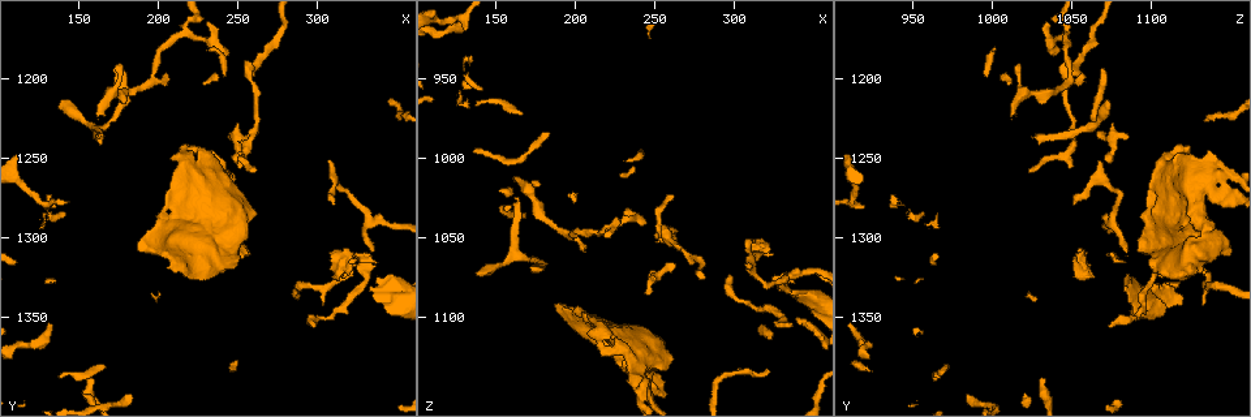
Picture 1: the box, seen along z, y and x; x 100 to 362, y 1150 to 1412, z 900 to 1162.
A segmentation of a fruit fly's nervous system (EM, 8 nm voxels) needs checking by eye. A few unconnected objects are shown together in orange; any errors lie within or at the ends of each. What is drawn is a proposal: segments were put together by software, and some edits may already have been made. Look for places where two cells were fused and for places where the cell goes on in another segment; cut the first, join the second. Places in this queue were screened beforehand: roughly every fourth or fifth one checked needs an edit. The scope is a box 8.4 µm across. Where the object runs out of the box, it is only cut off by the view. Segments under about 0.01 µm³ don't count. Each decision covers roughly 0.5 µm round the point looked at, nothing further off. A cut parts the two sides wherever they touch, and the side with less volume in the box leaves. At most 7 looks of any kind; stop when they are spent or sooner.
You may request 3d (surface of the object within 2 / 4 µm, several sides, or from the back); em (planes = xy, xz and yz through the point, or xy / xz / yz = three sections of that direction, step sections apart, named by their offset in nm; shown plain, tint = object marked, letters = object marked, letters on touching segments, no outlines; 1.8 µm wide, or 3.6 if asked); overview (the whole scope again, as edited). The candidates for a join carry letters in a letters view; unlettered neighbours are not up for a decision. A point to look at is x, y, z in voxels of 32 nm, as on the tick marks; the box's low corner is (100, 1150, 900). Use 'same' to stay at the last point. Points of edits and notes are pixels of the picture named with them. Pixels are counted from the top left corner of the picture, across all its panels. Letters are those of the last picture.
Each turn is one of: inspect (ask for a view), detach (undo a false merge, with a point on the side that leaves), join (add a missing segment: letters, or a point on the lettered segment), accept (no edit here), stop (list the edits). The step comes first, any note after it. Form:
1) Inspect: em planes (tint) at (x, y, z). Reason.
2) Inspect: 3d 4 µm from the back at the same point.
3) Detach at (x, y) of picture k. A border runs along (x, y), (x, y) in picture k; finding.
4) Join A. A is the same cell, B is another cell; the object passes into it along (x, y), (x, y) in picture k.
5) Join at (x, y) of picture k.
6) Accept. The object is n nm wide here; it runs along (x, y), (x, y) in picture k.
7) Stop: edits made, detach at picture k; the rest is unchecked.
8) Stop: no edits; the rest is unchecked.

Inspect: em planes (tint) at (206, 1270, 1100). An open end.

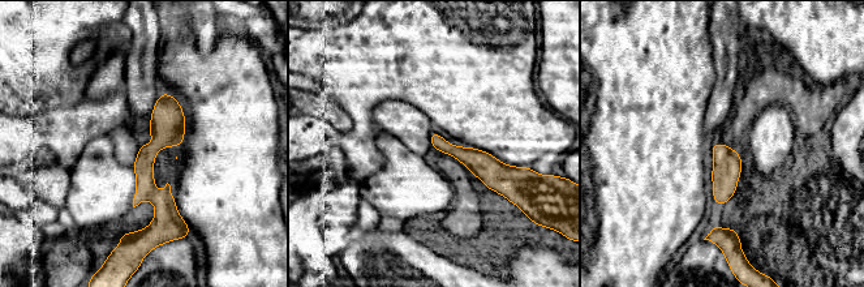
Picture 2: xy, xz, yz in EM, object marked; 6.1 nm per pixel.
Inspect: em planes (letters) at the same point.

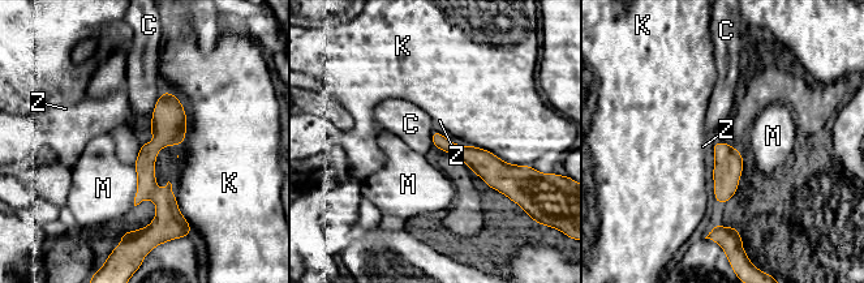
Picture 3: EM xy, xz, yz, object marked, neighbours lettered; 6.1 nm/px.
Accept. The longest contact is with K, 380 nm; C, K, M and Z are other cells; it runs along (164, 94), (164, 137), (147, 154), (158, 222) in picture 3; no lettered segment goes on from it.

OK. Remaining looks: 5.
Inspect: 3d 2 µm from the back at (244, 1272, 1138).

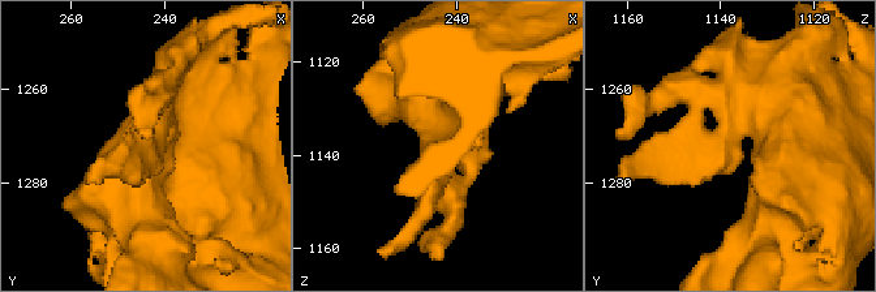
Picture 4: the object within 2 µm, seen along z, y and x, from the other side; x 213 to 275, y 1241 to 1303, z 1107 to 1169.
Inspect: em xy step 16 (plain) at (243, 1272, 1139). Need the tissue.

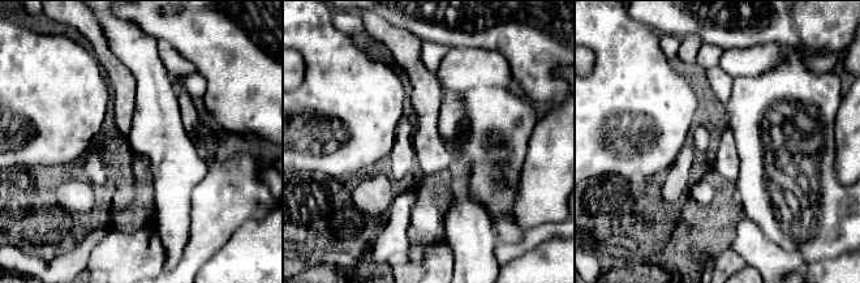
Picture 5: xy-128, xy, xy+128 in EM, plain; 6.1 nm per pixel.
Inspect: em xy step 16 (letters) at the same point. What lies round it.

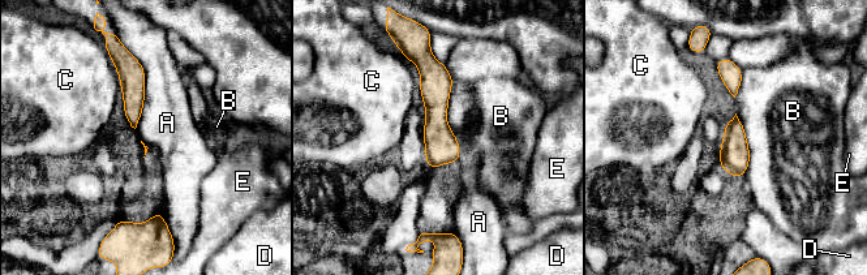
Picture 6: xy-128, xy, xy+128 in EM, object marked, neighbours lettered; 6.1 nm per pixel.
Accept. A, B, C, D and E are other cells; one cell here.

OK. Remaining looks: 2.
Inspect: em xz step 4 (letters) at (174, 1192, 1014). Branch stops here.

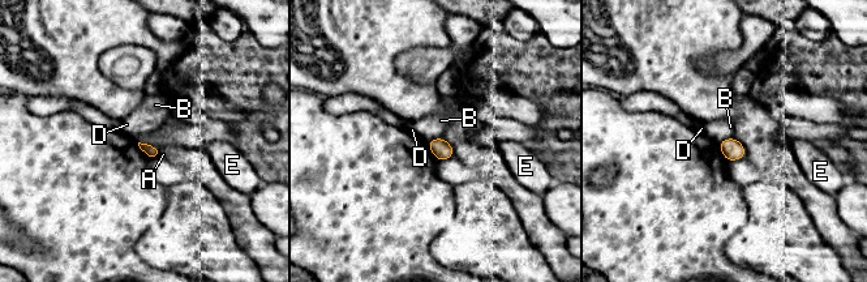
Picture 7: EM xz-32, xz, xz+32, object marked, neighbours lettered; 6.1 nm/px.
Inspect: em planes (letters) at the same point.

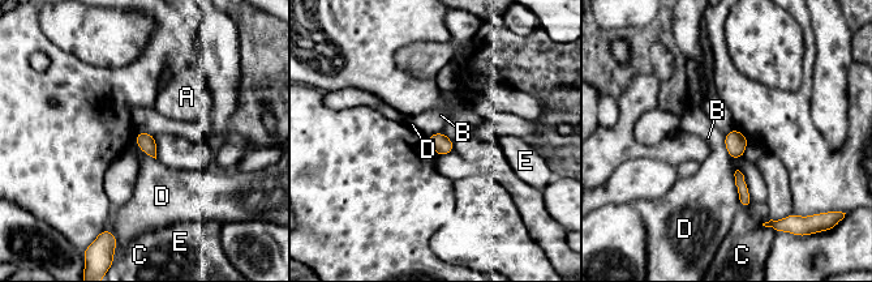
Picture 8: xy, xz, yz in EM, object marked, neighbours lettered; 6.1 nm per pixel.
Accept. A, B, C, D and E are other cells; a border runs along (733, 174), (739, 205) in picture 8; none of them fits.

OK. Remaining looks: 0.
Stop: no edits; the rest is unchecked.

